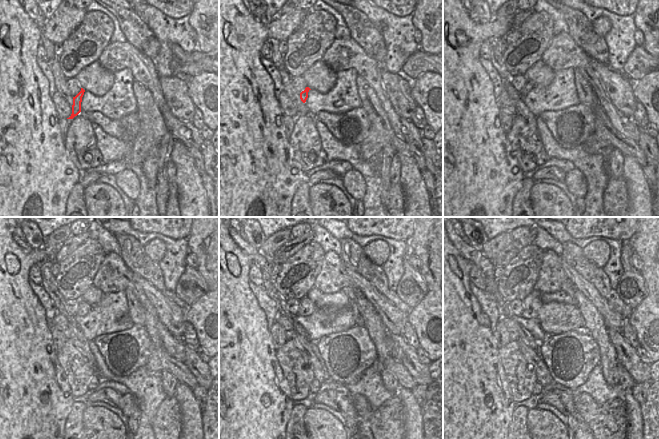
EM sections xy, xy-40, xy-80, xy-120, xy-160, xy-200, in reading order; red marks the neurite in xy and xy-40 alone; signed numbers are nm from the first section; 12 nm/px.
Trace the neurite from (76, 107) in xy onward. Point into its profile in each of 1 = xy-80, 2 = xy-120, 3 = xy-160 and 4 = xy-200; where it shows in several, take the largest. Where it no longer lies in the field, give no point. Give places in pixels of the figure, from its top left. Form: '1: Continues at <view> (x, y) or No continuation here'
1: Continues at xy-80 (529, 86)
2: Continues at xy-120 (83, 308)
3: Continues at xy-160 (307, 307)
4: Continues at xy-200 (555, 318)

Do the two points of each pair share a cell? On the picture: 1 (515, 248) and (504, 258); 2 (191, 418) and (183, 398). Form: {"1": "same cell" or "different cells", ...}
{"1": "same cell", "2": "same cell"}

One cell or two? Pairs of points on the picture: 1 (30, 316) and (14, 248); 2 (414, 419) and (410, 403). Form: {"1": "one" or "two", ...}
{"1": "one", "2": "one"}

